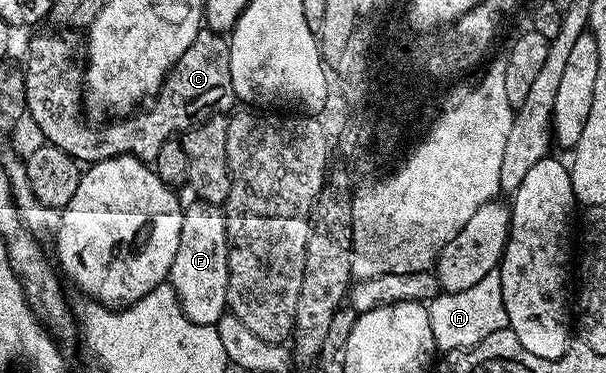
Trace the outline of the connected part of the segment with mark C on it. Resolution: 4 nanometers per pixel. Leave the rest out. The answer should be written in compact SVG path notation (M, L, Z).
M202 28L198 36L194 36L194 44L190 44L190 48L186 48L186 52L182 52L182 56L178 56L176 63L168 69L168 75L151 105L127 116L116 116L93 124L86 117L82 105L86 85L85 51L81 43L79 46L72 39L75 37L67 33L48 33L52 34L36 34L29 40L28 55L22 61L26 114L29 119L32 117L47 145L62 148L62 152L81 164L127 154L145 164L155 163L158 148L162 148L164 142L173 141L185 130L192 130L216 114L231 115L237 105L234 84L230 80L230 41L221 31Z

